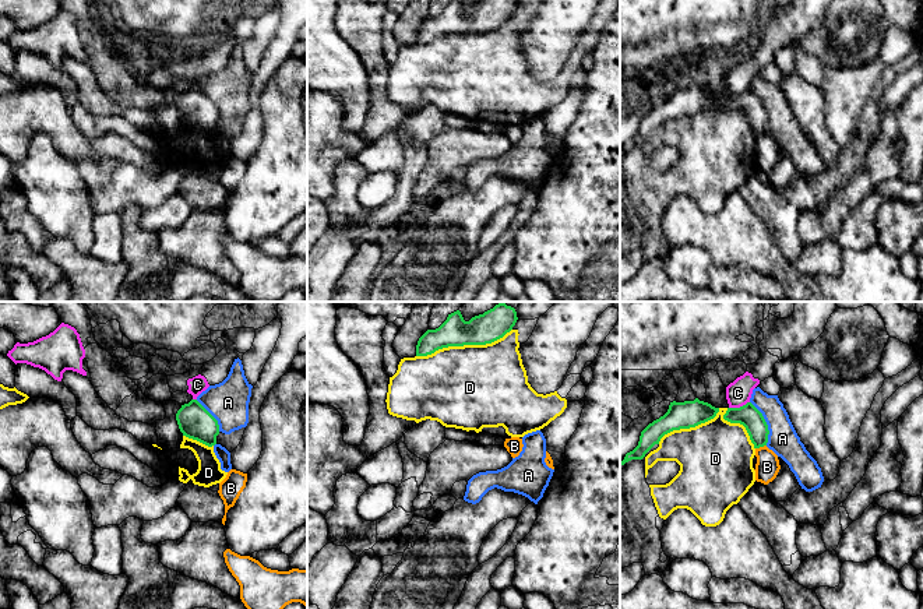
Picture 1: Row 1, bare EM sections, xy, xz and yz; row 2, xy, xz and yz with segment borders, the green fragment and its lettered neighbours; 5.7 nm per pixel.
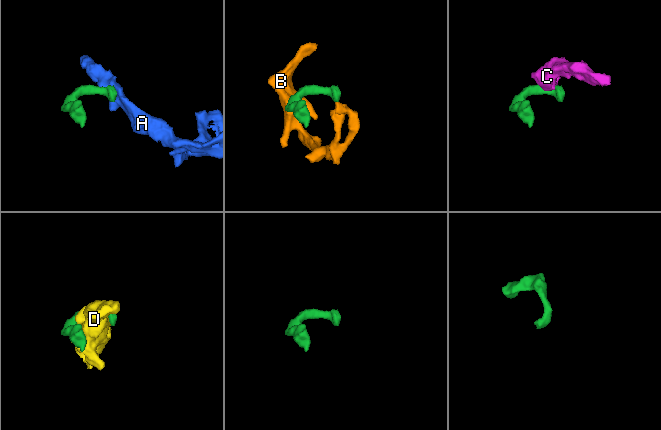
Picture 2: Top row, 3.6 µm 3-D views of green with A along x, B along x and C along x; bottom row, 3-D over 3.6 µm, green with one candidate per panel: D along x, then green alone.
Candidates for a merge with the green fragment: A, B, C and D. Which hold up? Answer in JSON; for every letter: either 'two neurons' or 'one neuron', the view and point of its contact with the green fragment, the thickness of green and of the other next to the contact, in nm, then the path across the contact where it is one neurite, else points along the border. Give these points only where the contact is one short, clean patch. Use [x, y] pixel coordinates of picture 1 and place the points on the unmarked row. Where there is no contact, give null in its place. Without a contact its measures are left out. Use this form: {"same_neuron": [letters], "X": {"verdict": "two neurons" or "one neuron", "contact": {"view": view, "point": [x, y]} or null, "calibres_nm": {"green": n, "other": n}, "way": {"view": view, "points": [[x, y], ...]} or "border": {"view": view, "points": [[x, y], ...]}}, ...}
{"same_neuron": [], "A": {"verdict": "two neurons", "contact": {"view": "yz", "point": [765, 111]}, "calibres_nm": {"green": 130, "other": 170}, "border": {"view": "yz", "points": [[750, 88], [767, 112], [767, 131]]}}, "B": {"verdict": "two neurons", "contact": {"view": "yz", "point": [760, 133]}, "calibres_nm": {"green": 130, "other": 140}, "border": {"view": "yz", "points": [[765, 131], [756, 136]]}}, "C": {"verdict": "two neurons", "contact": {"view": "yz", "point": [740, 94]}, "calibres_nm": {"green": 130, "other": 140}, "border": {"view": "yz", "points": [[749, 88], [729, 95]]}}, "D": {"verdict": "two neurons", "contact": {"view": "xz", "point": [464, 31]}, "calibres_nm": {"green": 180, "other": 480}}}

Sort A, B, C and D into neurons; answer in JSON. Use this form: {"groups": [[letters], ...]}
{"groups": [["A"], ["B", "C"], ["D"]]}

